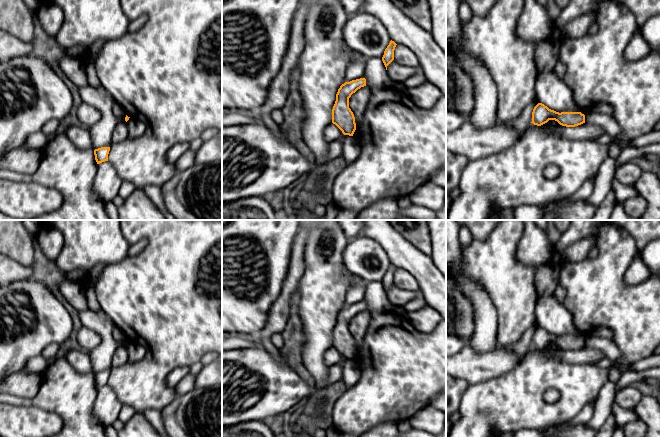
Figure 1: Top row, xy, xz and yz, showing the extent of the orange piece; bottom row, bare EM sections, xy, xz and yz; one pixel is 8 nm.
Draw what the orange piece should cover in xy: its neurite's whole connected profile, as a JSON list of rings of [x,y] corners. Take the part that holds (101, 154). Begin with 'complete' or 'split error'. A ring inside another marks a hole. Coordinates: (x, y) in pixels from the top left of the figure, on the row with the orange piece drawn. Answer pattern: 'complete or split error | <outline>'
complete | [[[101,147],[94,150],[95,160],[97,164],[108,161],[110,147]]]

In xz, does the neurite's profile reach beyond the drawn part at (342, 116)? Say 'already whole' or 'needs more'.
already whole

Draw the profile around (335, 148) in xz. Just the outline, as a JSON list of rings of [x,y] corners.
[[[341,139],[329,143],[327,161],[335,162],[341,159],[342,149],[343,143]]]

